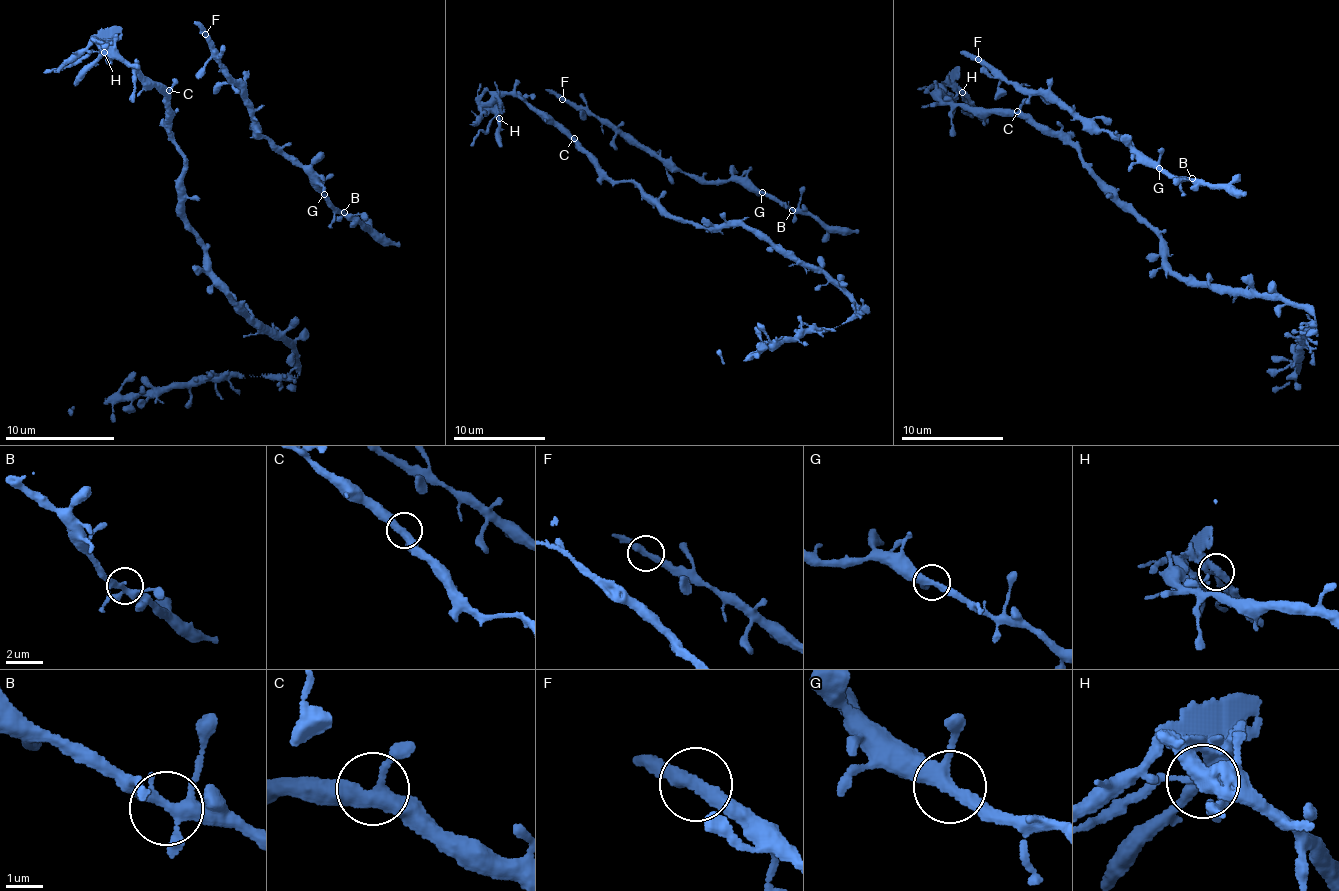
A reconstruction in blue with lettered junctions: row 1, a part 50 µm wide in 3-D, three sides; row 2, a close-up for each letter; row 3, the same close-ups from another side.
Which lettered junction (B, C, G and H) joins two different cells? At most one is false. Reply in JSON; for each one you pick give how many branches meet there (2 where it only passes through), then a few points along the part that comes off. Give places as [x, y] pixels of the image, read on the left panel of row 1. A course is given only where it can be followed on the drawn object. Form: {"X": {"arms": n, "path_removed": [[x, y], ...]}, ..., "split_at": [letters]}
{"split_at": []}

